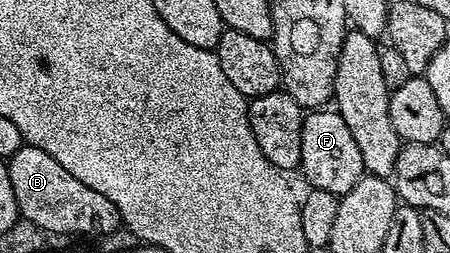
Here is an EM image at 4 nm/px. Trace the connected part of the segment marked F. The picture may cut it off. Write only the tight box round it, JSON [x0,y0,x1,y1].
[299,107,365,195]

